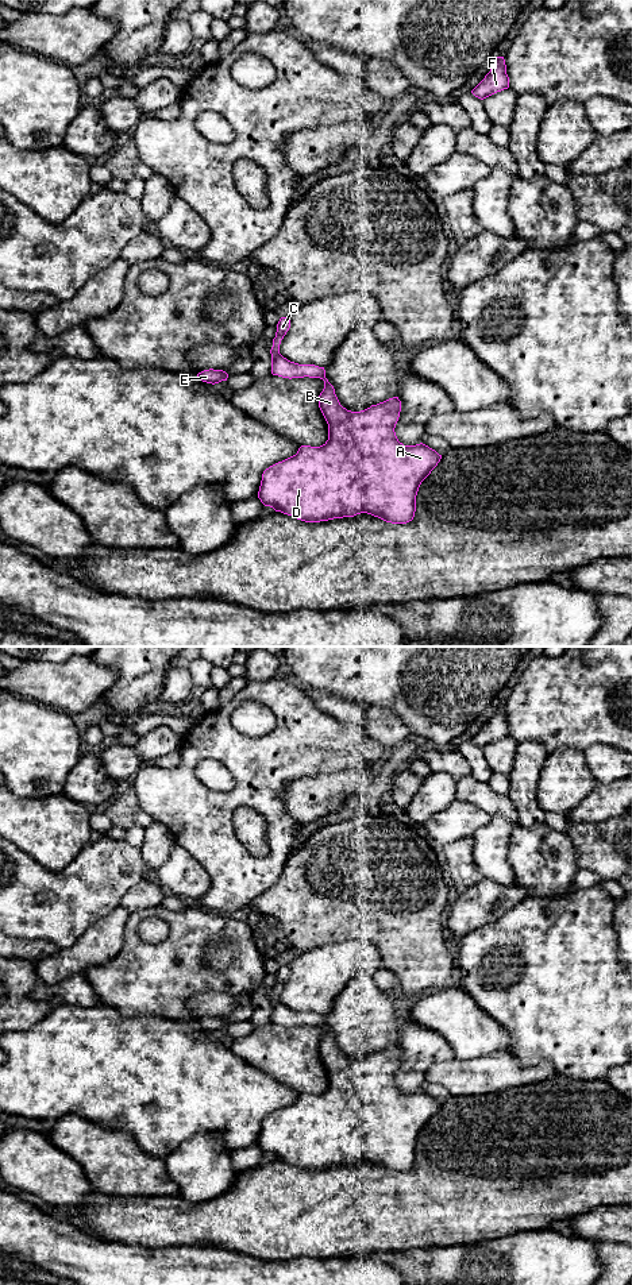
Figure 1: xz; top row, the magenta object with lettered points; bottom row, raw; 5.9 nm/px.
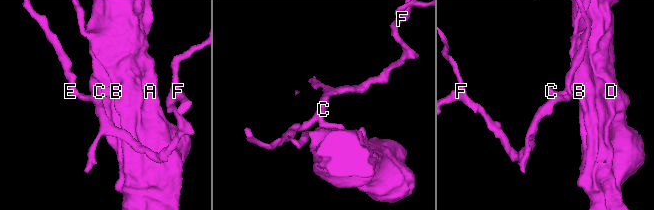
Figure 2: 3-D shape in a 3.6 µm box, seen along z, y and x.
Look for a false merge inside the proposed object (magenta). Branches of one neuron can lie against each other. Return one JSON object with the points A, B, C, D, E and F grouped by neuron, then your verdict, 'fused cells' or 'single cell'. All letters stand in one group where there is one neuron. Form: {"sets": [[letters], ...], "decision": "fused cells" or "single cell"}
{"sets": [["A", "B", "C", "D", "E", "F"]], "decision": "single cell"}

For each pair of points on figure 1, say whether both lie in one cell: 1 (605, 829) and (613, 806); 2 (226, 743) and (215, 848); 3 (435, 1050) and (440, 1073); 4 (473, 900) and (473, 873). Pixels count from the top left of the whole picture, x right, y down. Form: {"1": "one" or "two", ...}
{"1": "two", "2": "one", "3": "two", "4": "two"}

